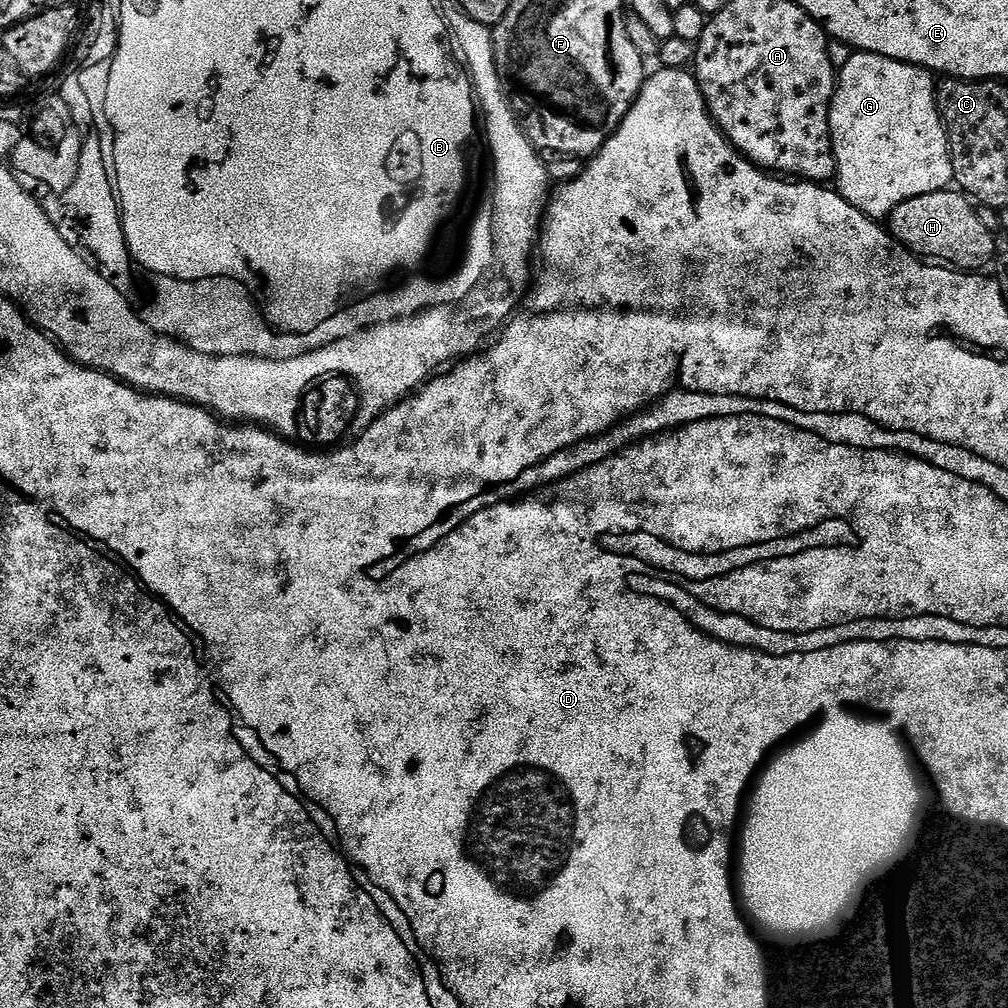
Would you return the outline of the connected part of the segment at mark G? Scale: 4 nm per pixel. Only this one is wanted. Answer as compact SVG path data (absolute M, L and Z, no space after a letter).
M853 51L850 63L838 70L836 97L833 98L830 106L832 153L836 159L834 184L841 198L846 202L850 202L850 206L854 206L854 210L866 214L874 221L884 222L891 216L895 208L902 206L902 202L906 202L910 198L922 198L922 194L934 194L935 192L945 191L953 183L952 155L948 153L948 135L944 129L944 119L940 117L940 108L936 104L937 87L938 84L934 79L933 73L926 71L925 68L919 68L906 62L898 62L894 58L886 58L878 55L876 52Z

